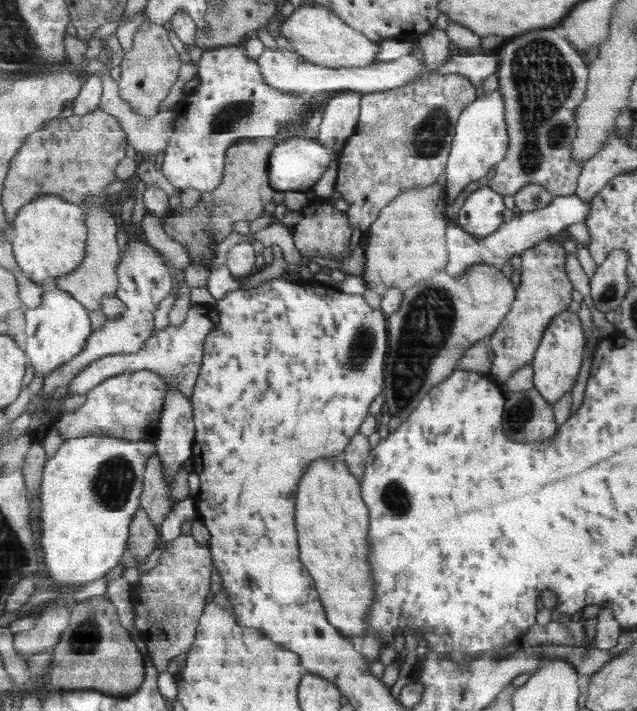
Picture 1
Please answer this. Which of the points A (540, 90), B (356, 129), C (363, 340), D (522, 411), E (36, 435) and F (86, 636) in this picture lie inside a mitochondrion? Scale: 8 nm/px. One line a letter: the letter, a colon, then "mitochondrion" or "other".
A: mitochondrion
B: other
C: mitochondrion
D: mitochondrion
E: other
F: mitochondrion

